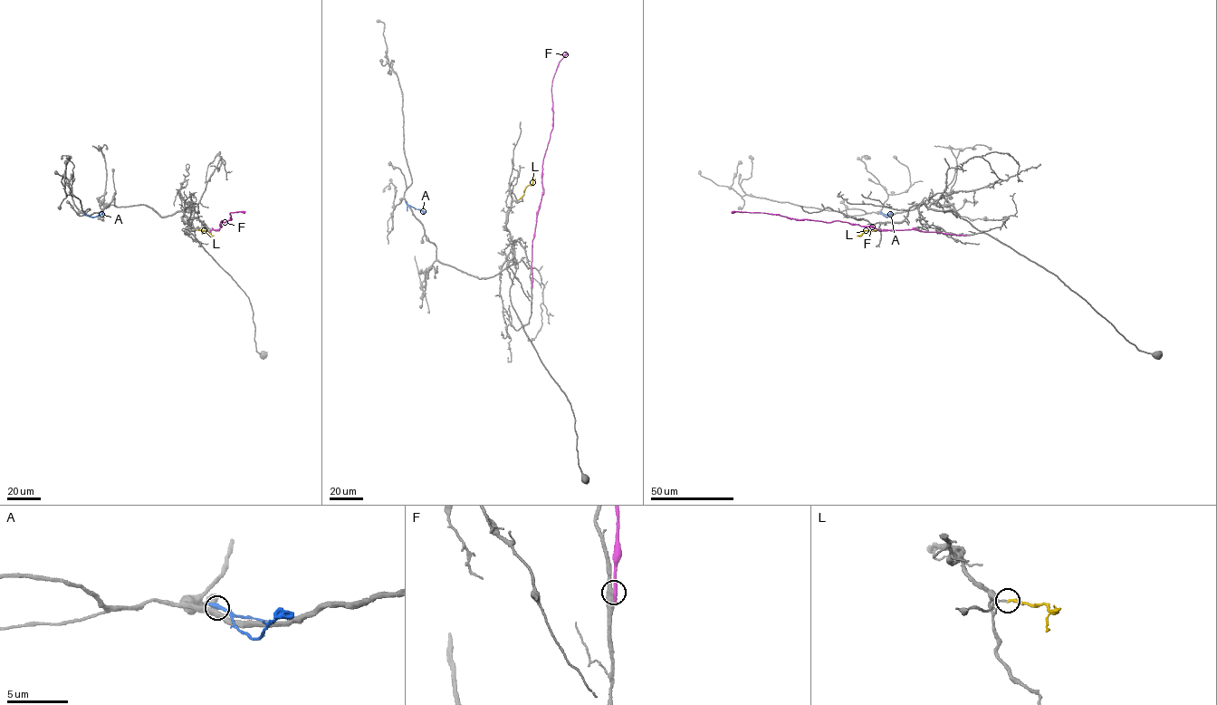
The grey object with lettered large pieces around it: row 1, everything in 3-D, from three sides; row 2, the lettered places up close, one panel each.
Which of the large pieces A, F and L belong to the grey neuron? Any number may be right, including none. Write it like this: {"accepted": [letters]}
{"accepted": ["L"]}

